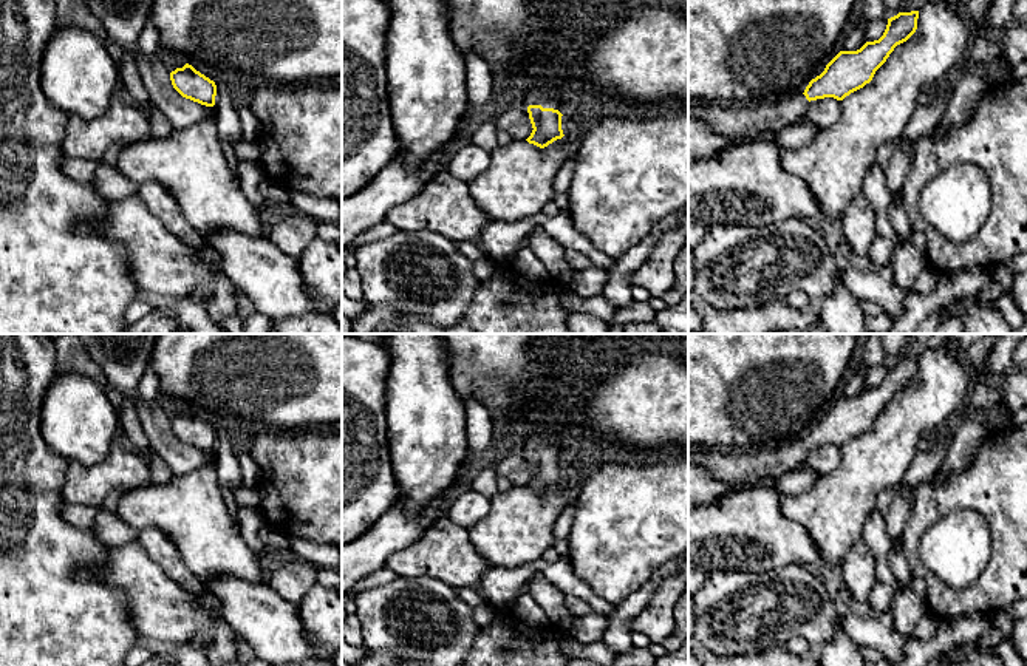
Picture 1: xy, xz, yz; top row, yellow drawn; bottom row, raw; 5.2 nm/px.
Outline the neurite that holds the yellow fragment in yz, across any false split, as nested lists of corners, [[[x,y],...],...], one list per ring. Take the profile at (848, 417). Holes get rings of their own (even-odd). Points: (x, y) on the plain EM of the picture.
[[[919,357],[899,358],[888,365],[886,375],[879,386],[866,388],[857,397],[840,397],[800,440],[755,451],[688,450],[688,464],[705,468],[710,476],[727,484],[733,493],[758,487],[764,477],[776,477],[804,467],[810,447],[824,443],[843,447],[869,430],[894,394],[916,379],[917,365]]]

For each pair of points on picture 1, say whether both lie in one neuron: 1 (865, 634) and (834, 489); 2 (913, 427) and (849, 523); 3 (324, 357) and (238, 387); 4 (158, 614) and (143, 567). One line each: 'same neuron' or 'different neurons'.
1: different neurons
2: same neuron
3: same neuron
4: same neuron

